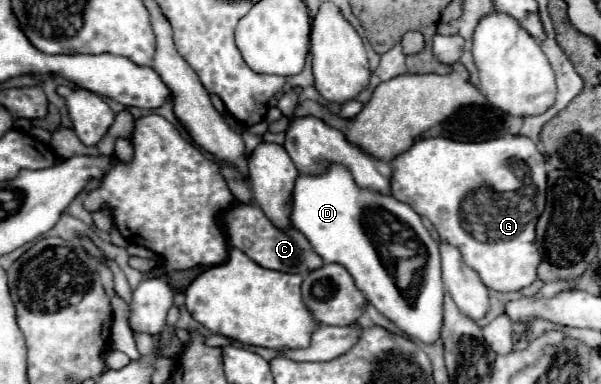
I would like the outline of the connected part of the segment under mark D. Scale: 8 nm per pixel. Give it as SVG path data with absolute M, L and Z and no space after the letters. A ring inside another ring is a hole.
M326 163L326 171L320 175L304 175L298 173L294 193L292 193L292 207L290 207L290 221L292 225L306 235L306 239L312 243L314 251L326 261L326 263L340 263L348 269L348 273L354 277L356 287L364 293L364 297L392 323L396 323L406 335L416 337L424 343L432 343L440 337L442 327L442 299L444 299L444 285L440 281L440 253L436 241L430 237L426 227L420 221L420 215L414 213L412 207L406 203L400 203L390 193L380 193L374 189L360 187L354 179L348 167L342 163ZM382 207L390 213L394 213L400 221L408 223L414 233L420 237L420 241L428 249L428 259L424 265L424 283L428 287L418 289L418 293L412 299L406 299L402 291L396 287L394 279L382 265L372 241L362 229L362 217L368 209Z

